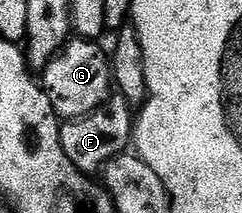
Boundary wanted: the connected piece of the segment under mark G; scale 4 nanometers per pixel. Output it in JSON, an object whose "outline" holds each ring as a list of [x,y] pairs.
{"outline":[[[70,37],[65,47],[46,64],[40,75],[39,82],[45,87],[47,100],[51,100],[51,108],[55,108],[58,118],[65,122],[73,122],[95,112],[111,96],[114,80],[110,55],[101,45],[97,40]]]}

